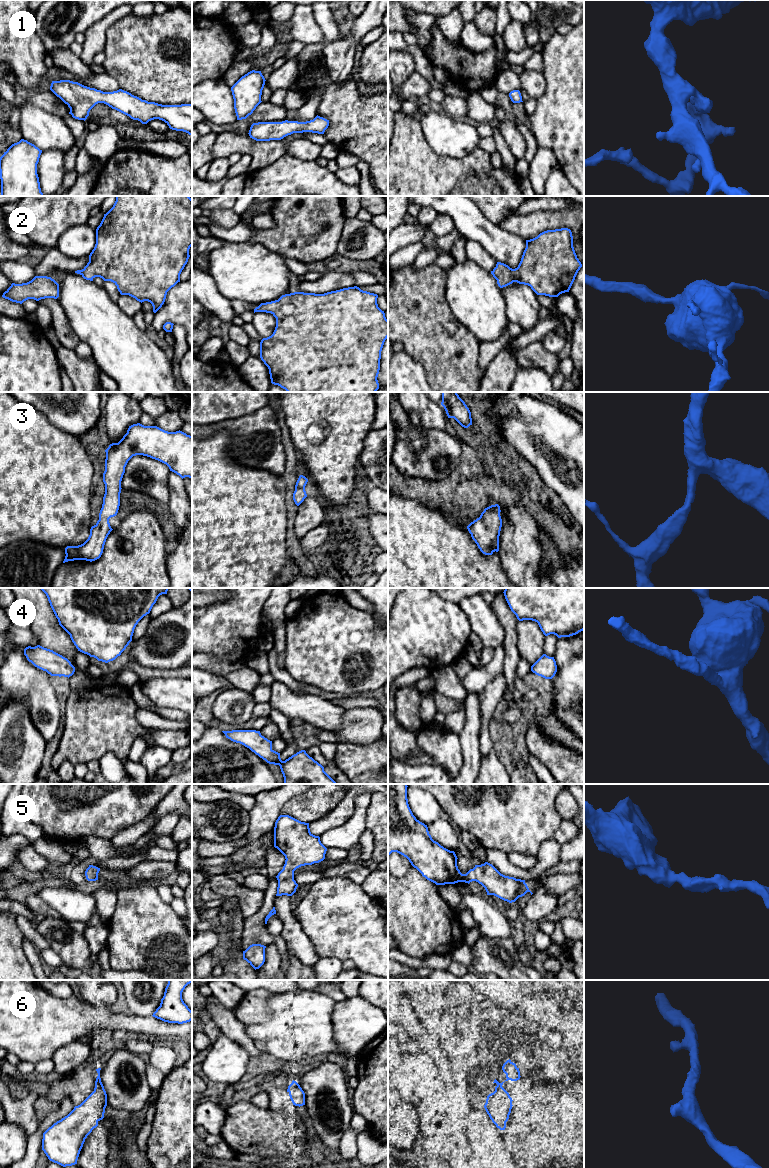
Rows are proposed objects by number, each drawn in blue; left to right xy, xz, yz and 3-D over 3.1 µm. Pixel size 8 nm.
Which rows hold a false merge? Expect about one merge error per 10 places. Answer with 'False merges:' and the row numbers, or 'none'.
False merges: none

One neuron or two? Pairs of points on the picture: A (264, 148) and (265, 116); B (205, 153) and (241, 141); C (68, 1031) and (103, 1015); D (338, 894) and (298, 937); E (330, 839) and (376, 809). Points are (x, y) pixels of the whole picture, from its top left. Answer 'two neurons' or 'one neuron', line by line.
A: two neurons
B: two neurons
C: one neuron
D: two neurons
E: two neurons

